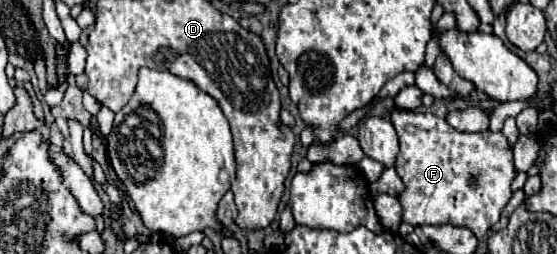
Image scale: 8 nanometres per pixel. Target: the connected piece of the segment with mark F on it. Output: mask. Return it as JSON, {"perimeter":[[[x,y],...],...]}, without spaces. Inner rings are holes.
{"perimeter":[[[391,110],[391,122],[399,136],[399,156],[395,162],[395,170],[405,184],[403,194],[399,194],[399,202],[403,208],[401,220],[411,226],[461,226],[469,228],[477,238],[485,236],[489,228],[499,220],[501,210],[511,198],[511,182],[515,178],[513,168],[513,152],[507,148],[507,138],[501,132],[457,132],[453,130],[445,118],[437,118],[435,114],[423,114],[415,110]]]}

